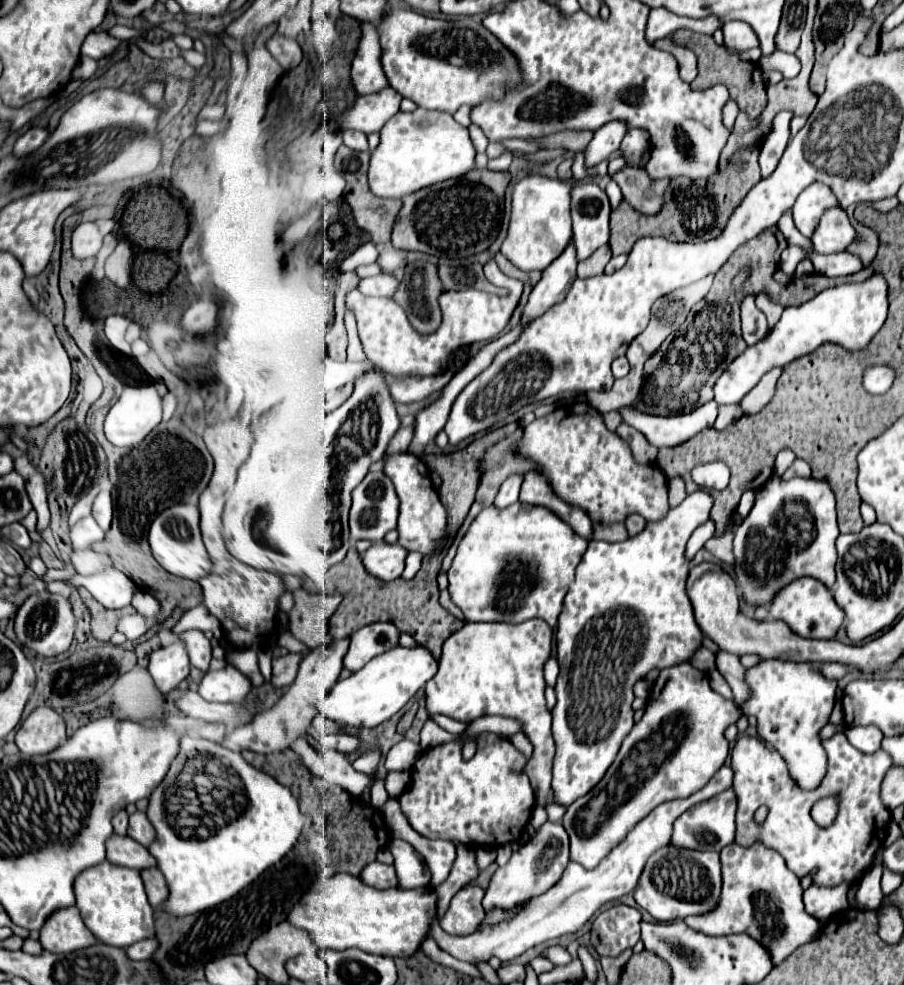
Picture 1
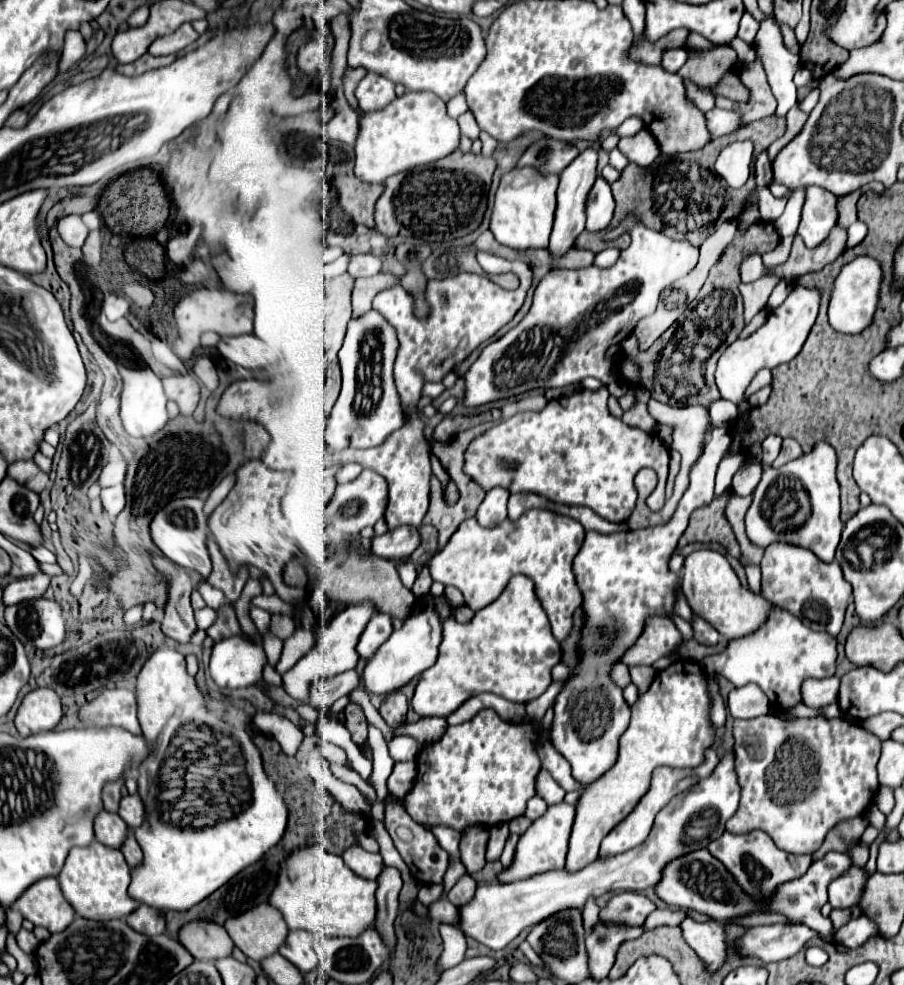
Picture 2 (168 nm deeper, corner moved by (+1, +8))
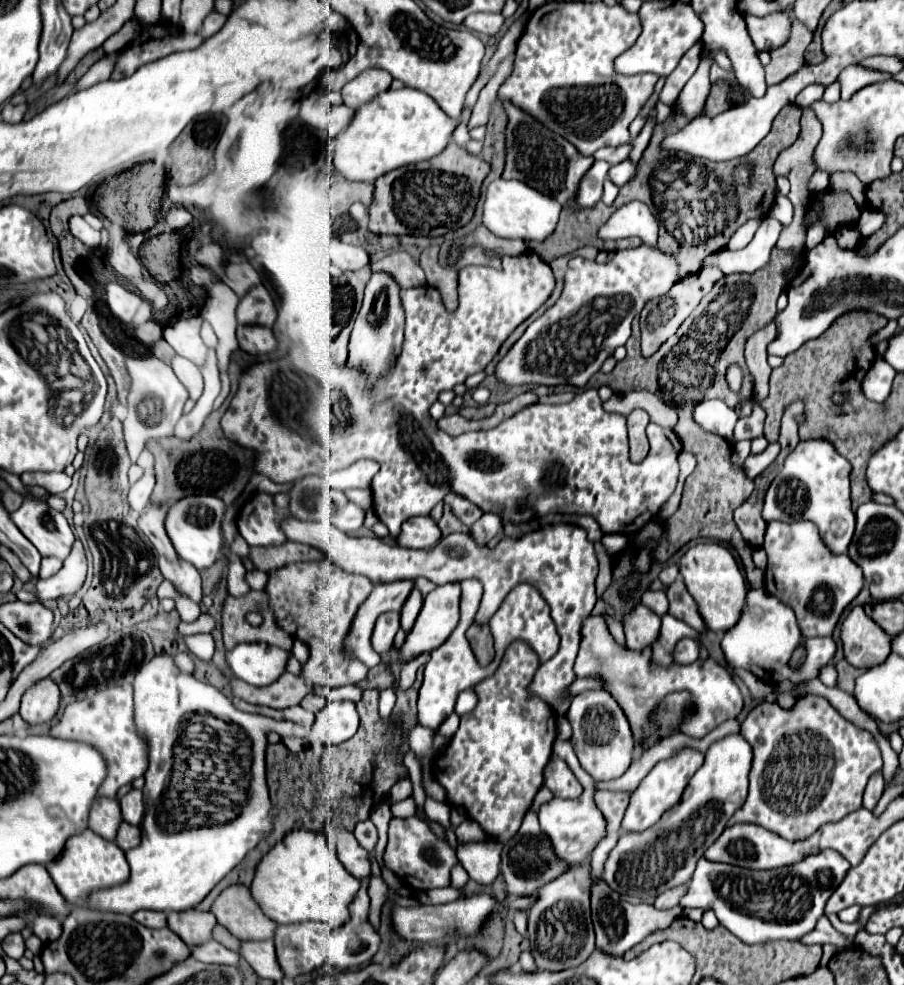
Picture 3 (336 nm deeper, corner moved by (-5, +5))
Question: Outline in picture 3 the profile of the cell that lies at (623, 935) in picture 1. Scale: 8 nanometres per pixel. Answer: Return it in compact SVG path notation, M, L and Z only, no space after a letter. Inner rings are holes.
M685 885L675 887L675 889L669 889L669 891L661 893L659 897L655 897L653 907L655 907L655 909L671 909L673 905L679 903L679 899L683 897L683 893L685 893Z

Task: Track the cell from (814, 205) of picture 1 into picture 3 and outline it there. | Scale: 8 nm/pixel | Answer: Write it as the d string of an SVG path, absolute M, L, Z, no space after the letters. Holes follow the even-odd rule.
M777 197L773 207L769 209L769 215L767 217L773 217L777 221L781 221L783 225L789 225L789 221L793 221L793 205L787 197Z

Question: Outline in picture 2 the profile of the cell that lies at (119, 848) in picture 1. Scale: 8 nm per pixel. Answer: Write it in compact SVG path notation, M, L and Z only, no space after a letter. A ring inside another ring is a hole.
M101 810L95 820L93 820L93 828L95 828L95 838L111 848L121 848L121 844L125 842L129 828L127 824L121 820L119 814Z

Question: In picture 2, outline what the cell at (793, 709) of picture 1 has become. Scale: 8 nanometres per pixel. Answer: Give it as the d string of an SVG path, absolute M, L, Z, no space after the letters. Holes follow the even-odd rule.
M771 606L771 614L759 626L759 630L729 640L725 650L703 658L703 668L707 672L717 672L725 676L735 686L745 686L755 682L769 698L771 706L777 710L791 708L801 702L801 682L807 678L827 678L835 674L837 660L837 640L831 634L815 632L791 612Z

